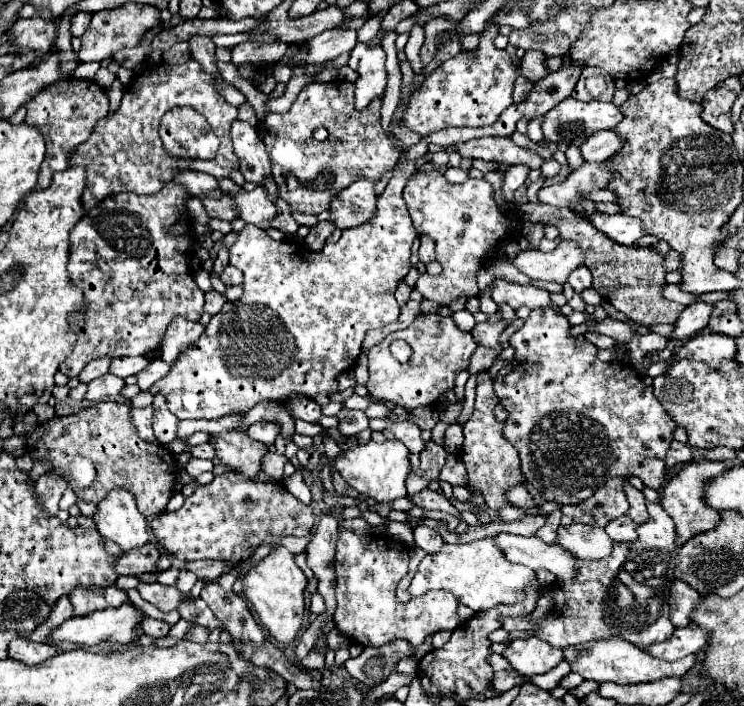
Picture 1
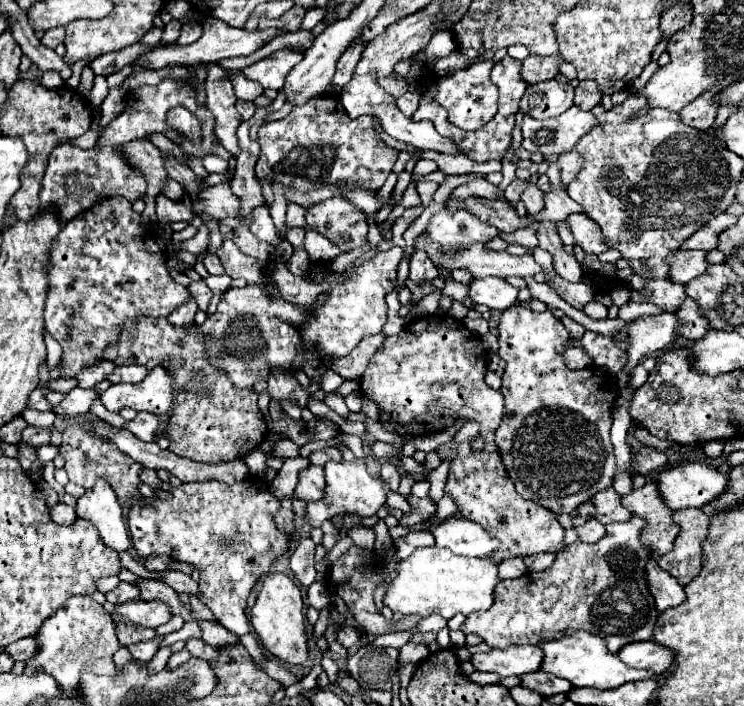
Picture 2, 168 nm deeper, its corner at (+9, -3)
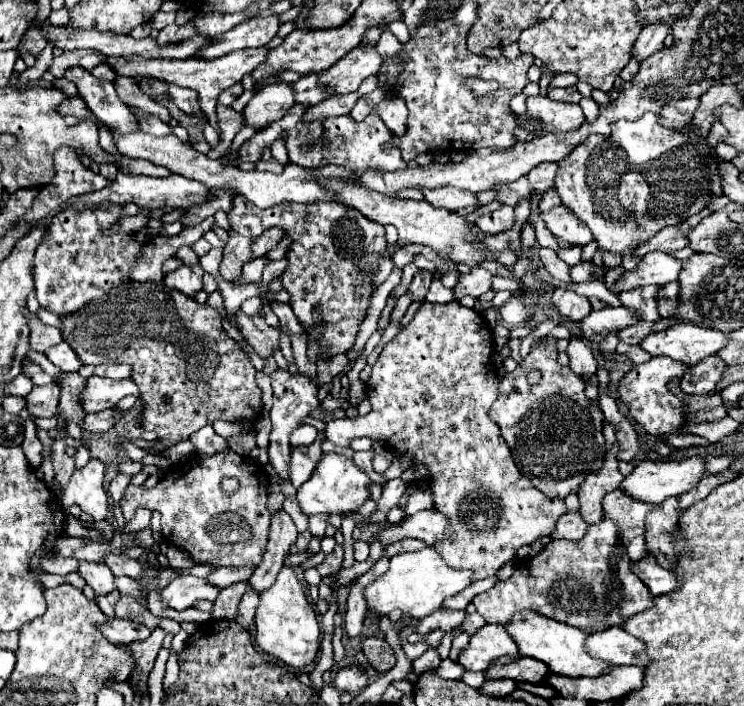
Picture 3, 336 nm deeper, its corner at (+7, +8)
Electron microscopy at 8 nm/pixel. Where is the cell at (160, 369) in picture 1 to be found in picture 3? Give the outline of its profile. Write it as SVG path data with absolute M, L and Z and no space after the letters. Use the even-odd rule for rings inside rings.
M116 363L98 365L98 367L94 367L94 375L108 377L108 379L126 379L126 377L130 377L130 367L128 365L116 365Z

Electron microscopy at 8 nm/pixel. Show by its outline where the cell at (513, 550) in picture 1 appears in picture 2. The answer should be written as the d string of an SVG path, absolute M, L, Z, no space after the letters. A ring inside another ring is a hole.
M450 518L444 524L432 530L436 538L436 546L448 548L460 556L476 556L476 558L492 558L500 548L500 540L488 536L480 524L472 520Z

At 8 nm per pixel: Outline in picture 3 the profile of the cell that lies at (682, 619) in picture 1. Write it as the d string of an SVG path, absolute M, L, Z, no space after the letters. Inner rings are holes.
M650 555L642 557L642 561L632 563L632 569L634 569L634 573L638 573L640 581L650 589L650 593L654 597L670 593L670 591L674 591L678 587L678 581L676 581L674 573L660 567L656 563L656 559L650 557Z

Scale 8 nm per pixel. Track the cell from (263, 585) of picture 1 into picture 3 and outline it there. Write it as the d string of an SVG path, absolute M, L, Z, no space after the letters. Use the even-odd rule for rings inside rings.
M284 567L278 573L276 583L260 593L260 605L256 611L256 643L262 651L294 669L308 667L320 651L320 625L316 621L316 611L308 603L306 593L290 567Z

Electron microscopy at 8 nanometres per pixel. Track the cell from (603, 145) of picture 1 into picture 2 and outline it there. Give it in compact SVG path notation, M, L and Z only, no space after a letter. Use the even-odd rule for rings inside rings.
M572 150L572 152L564 152L564 156L558 156L558 164L560 164L562 184L570 184L584 166L584 158L580 156L580 152Z

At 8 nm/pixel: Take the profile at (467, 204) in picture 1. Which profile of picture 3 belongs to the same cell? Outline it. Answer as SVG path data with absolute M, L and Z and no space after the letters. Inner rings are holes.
M502 205L502 209L496 209L488 215L478 217L476 225L484 233L504 233L504 231L512 229L512 225L514 225L514 209L508 205Z

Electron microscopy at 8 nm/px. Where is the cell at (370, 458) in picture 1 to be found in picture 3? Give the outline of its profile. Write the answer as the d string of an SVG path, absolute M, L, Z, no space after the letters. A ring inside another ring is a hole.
M324 453L320 463L316 465L314 473L310 475L308 481L304 481L298 489L294 499L300 505L300 511L304 515L330 515L330 513L356 513L358 507L370 499L368 493L368 475L364 471L360 471L352 459L344 457L344 455L336 455L336 453Z

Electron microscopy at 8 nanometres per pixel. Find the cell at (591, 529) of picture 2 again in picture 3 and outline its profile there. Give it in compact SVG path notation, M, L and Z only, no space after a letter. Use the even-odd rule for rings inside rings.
M564 513L554 527L552 539L570 539L570 541L578 541L586 535L588 525L584 523L580 513Z

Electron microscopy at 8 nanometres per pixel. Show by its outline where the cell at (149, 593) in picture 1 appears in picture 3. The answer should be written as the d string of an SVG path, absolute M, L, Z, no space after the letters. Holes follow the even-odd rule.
M80 561L76 571L86 581L86 585L94 589L96 595L106 595L106 593L110 593L116 587L112 571L106 565L102 565L102 563Z

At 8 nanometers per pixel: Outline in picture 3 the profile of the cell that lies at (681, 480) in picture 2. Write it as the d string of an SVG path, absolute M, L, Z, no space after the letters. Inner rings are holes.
M644 459L640 461L634 471L630 475L626 475L622 479L620 489L628 495L634 497L638 501L650 501L650 503L662 503L668 497L674 495L682 495L686 491L690 491L692 487L698 485L698 481L704 477L706 469L704 469L704 459L682 459L682 461L650 461Z

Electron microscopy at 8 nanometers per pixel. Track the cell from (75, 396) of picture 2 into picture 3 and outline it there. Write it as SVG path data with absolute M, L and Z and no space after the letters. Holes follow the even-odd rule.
M50 383L44 387L32 387L26 395L26 409L32 417L52 417L54 409L58 407L60 387Z

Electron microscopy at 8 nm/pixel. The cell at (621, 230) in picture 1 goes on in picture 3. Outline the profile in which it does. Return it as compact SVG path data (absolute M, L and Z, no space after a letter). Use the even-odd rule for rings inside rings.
M564 205L560 207L554 207L546 213L540 213L544 225L548 227L548 231L556 237L556 239L562 239L562 241L568 241L572 245L586 245L590 243L594 237L590 233L590 229L586 229L586 225L576 219L570 209L566 209Z

